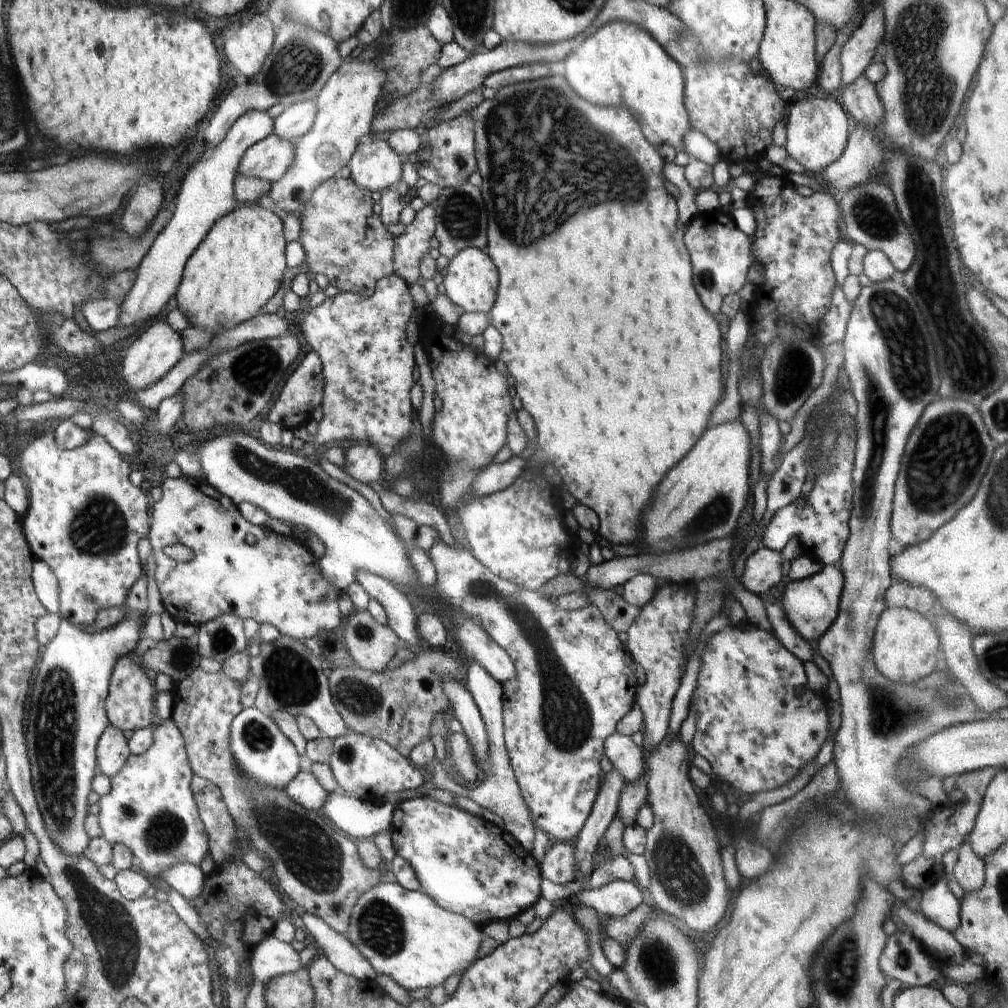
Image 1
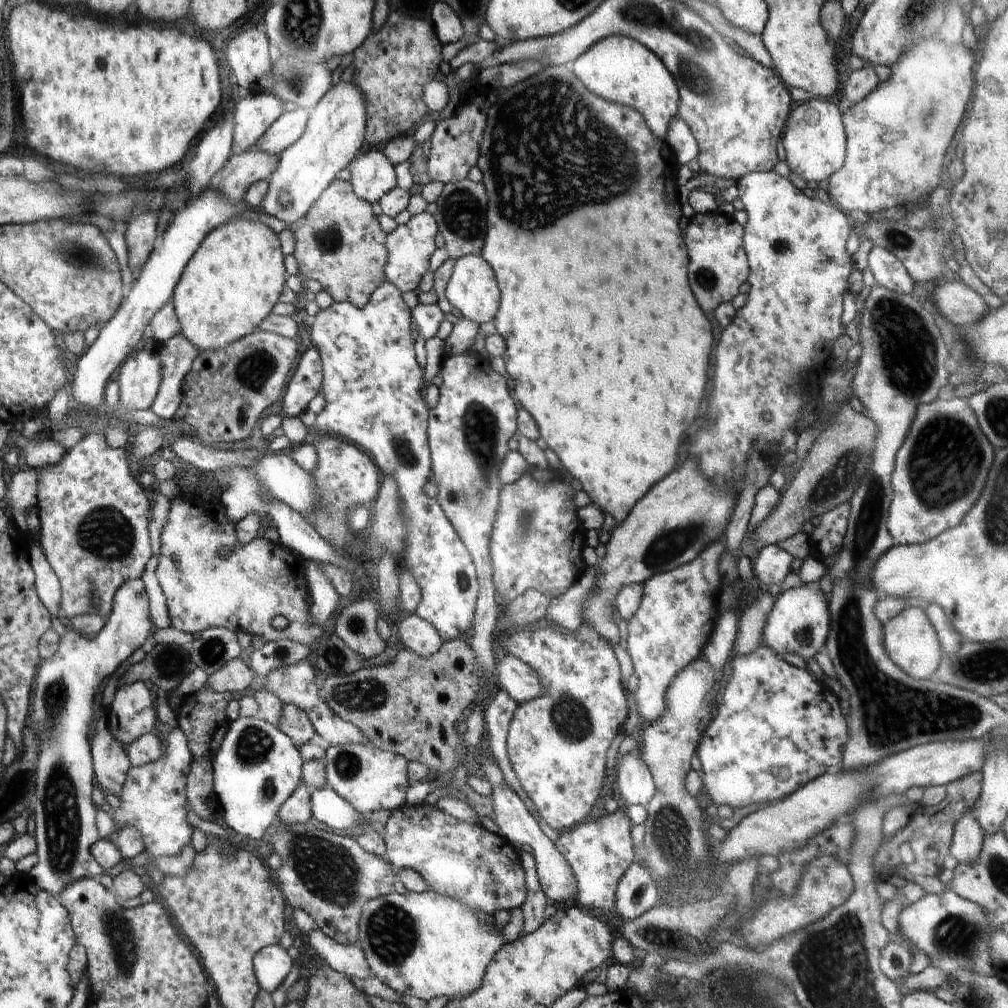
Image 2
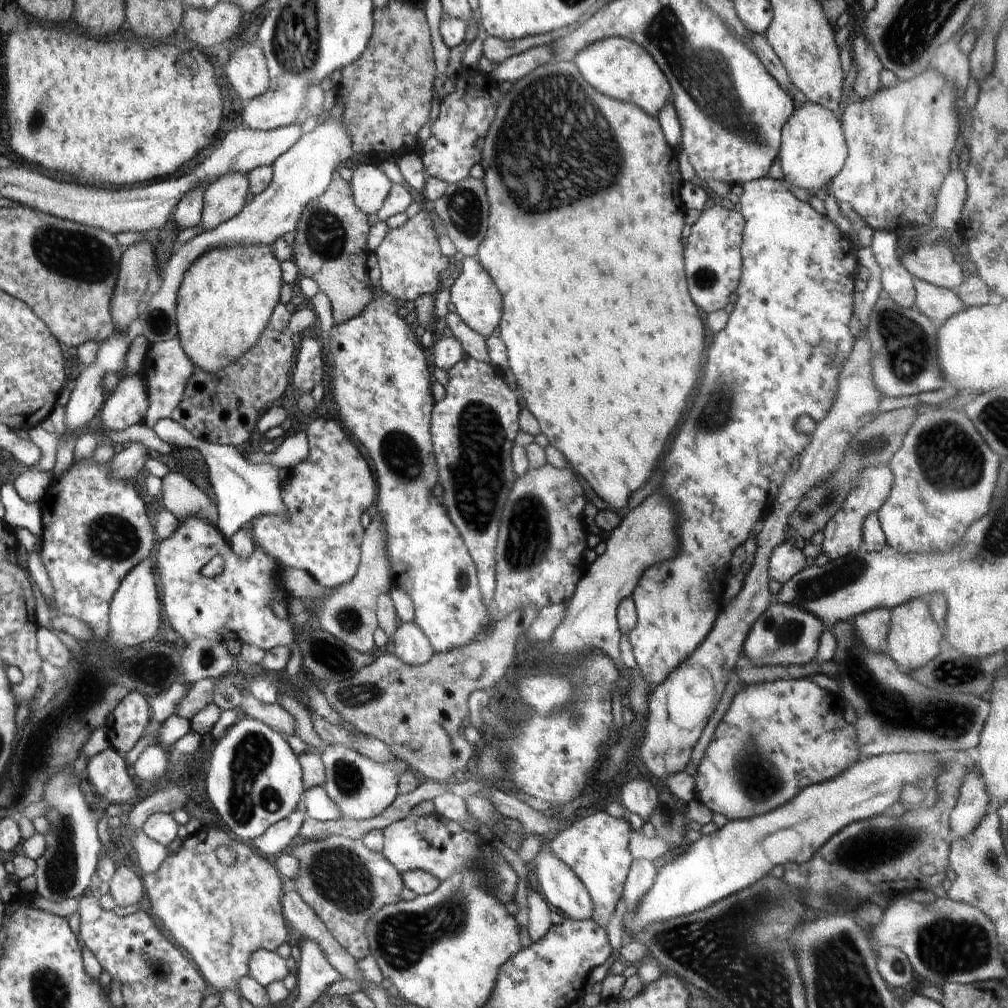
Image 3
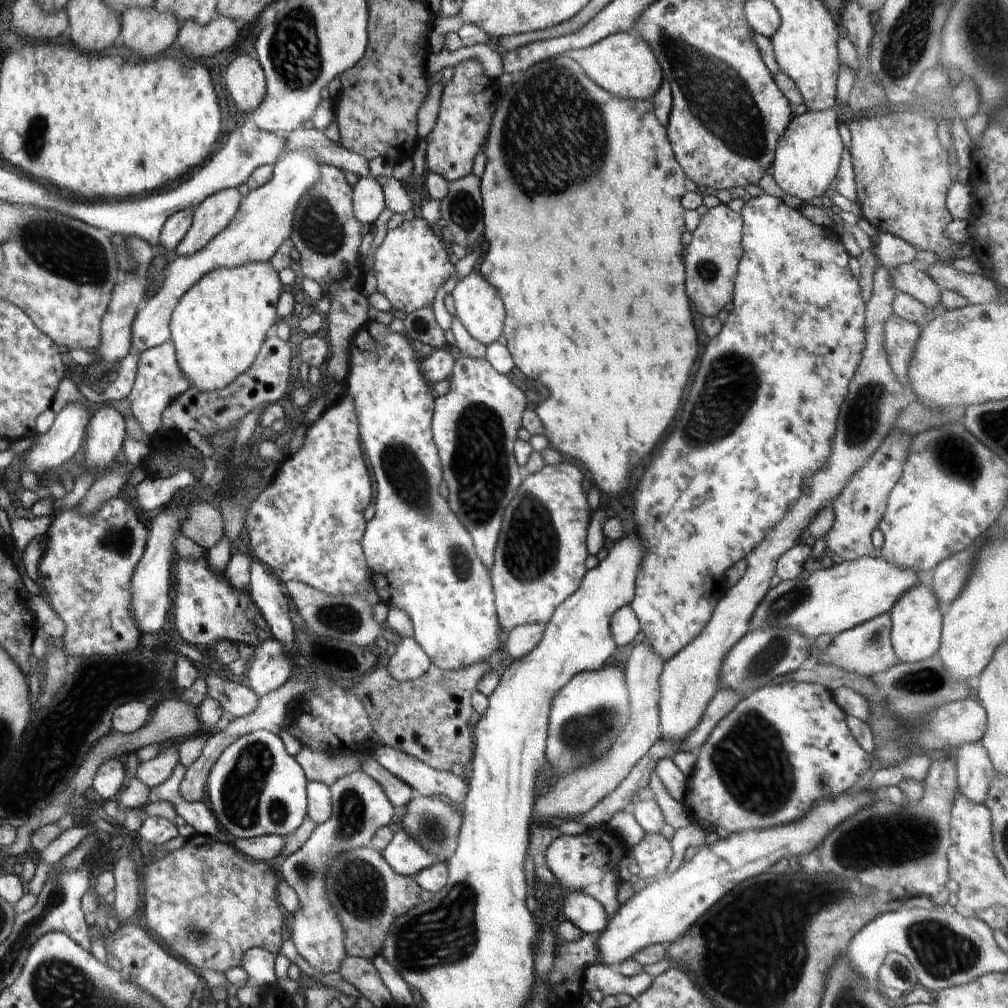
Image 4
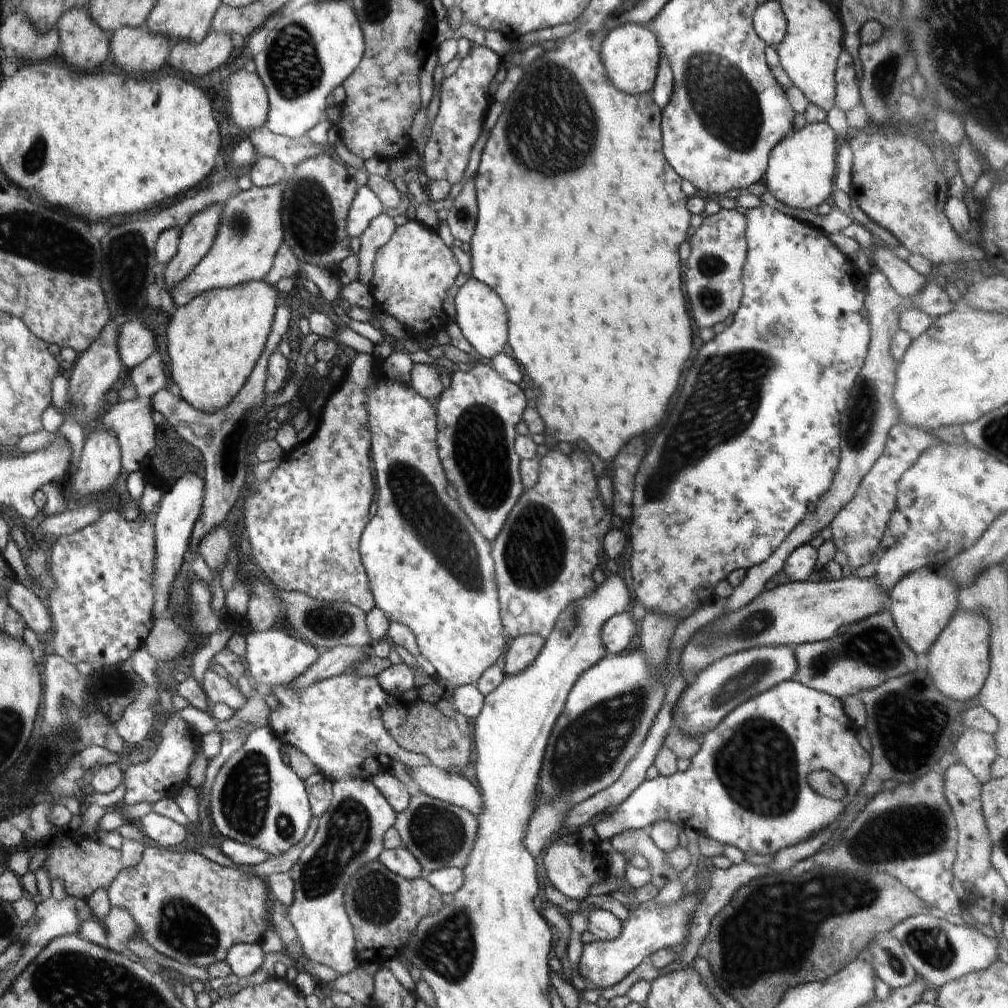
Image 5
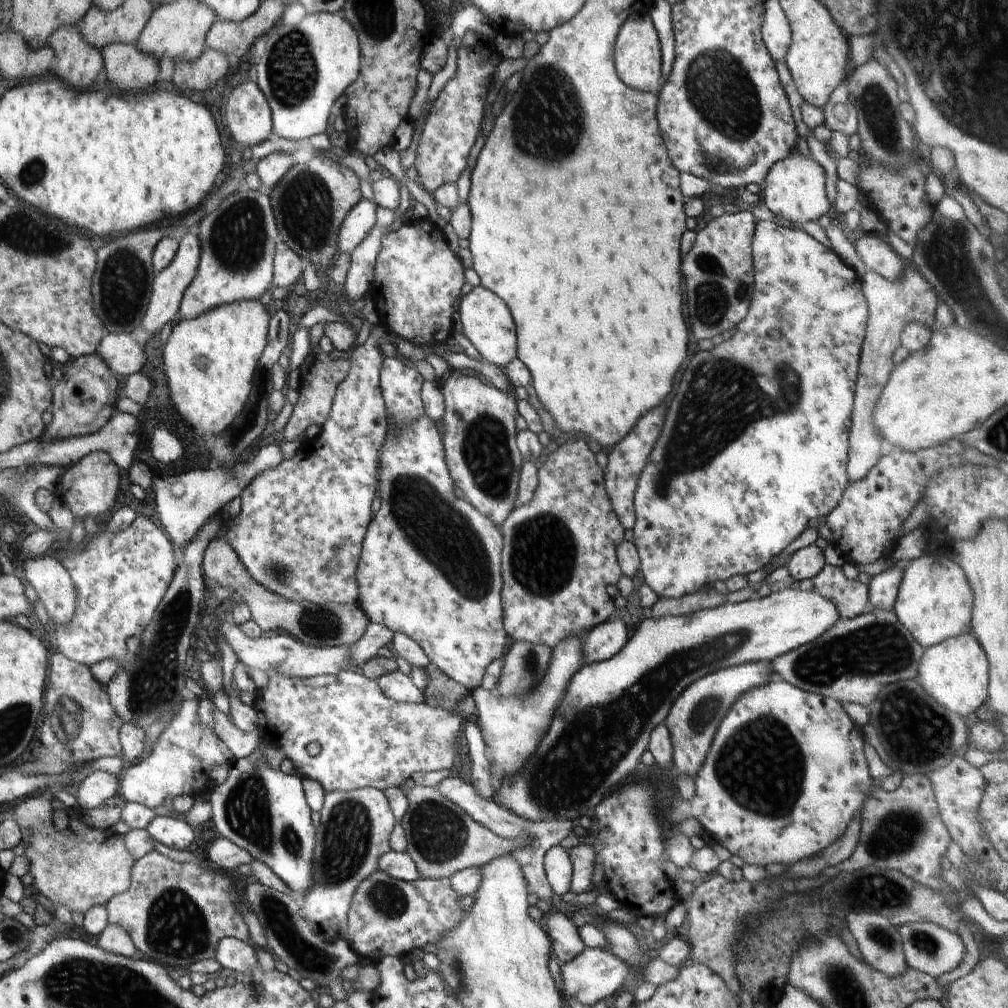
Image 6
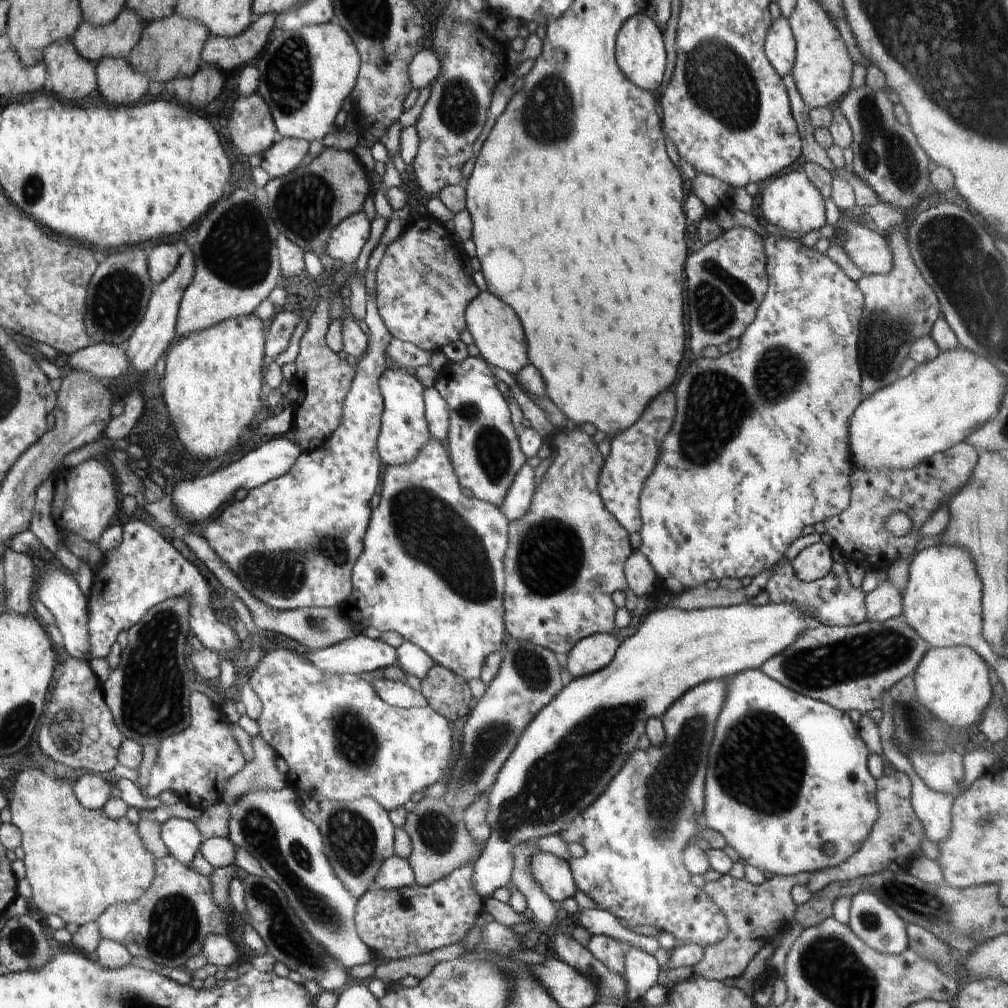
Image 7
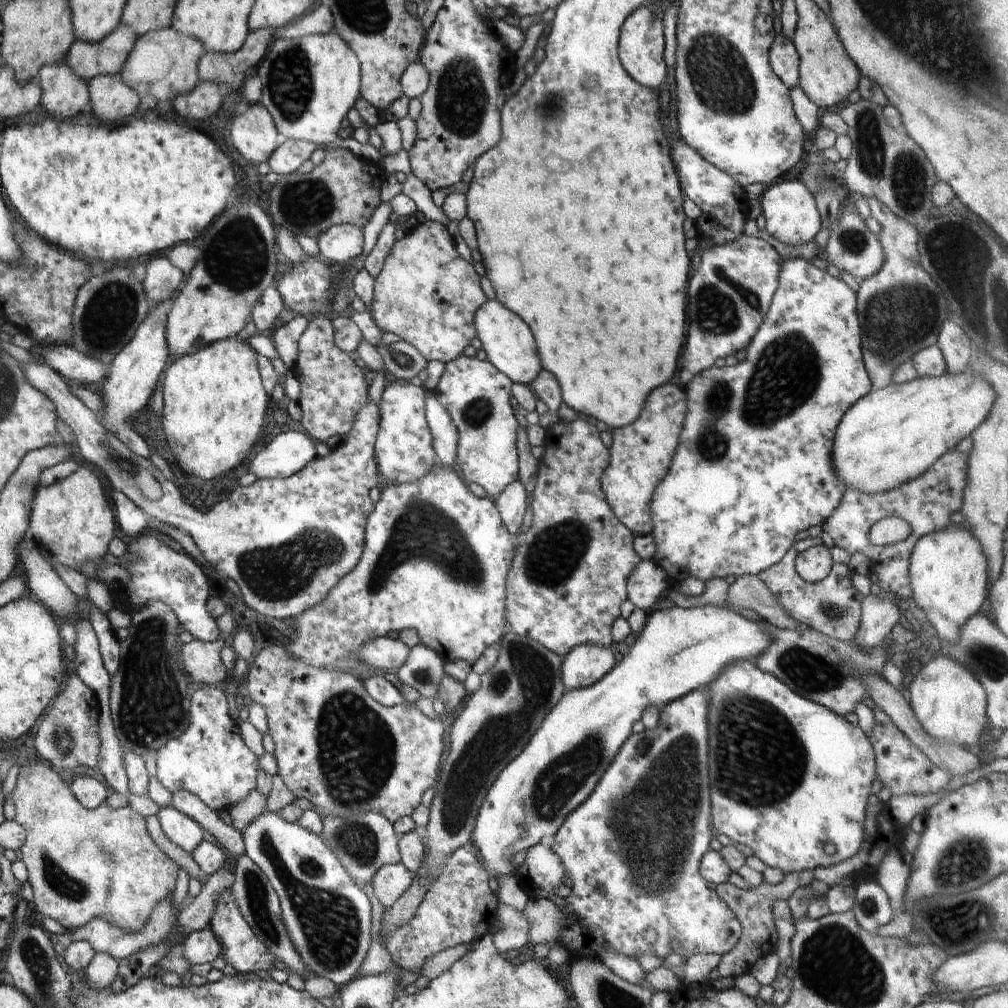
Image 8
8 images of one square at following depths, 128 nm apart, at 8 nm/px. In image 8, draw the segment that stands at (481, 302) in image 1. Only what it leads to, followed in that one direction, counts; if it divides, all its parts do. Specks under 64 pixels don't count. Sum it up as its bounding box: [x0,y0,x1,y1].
[474,300,542,385]

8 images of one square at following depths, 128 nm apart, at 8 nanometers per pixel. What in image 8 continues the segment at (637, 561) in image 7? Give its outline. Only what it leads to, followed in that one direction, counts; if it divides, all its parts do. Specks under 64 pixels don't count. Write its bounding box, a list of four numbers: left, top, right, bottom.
[627,560,672,612]

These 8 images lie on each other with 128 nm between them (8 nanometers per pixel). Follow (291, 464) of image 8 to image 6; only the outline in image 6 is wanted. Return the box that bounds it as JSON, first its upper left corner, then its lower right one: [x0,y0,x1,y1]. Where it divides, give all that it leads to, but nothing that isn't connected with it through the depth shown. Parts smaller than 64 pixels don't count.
[153,444,282,551]

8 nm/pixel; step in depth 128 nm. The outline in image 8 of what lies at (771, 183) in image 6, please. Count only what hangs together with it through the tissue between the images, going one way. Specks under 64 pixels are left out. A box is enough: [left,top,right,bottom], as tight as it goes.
[760,180,822,244]

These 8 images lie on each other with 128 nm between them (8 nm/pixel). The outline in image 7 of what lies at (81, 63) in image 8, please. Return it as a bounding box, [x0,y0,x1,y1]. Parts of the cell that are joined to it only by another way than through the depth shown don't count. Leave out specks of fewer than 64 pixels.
[72,6,144,64]

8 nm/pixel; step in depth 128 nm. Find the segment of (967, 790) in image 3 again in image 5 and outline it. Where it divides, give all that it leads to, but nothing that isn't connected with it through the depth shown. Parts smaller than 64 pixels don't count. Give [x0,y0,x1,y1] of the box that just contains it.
[952,728,998,783]

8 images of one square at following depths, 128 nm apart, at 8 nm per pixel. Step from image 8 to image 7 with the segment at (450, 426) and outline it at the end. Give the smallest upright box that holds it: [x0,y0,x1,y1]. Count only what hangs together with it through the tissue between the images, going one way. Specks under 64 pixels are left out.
[423,387,449,441]

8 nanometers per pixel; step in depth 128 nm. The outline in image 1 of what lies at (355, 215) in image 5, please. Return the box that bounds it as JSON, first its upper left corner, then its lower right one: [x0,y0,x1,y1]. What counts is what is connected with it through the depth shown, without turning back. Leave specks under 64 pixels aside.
[347,136,402,194]

